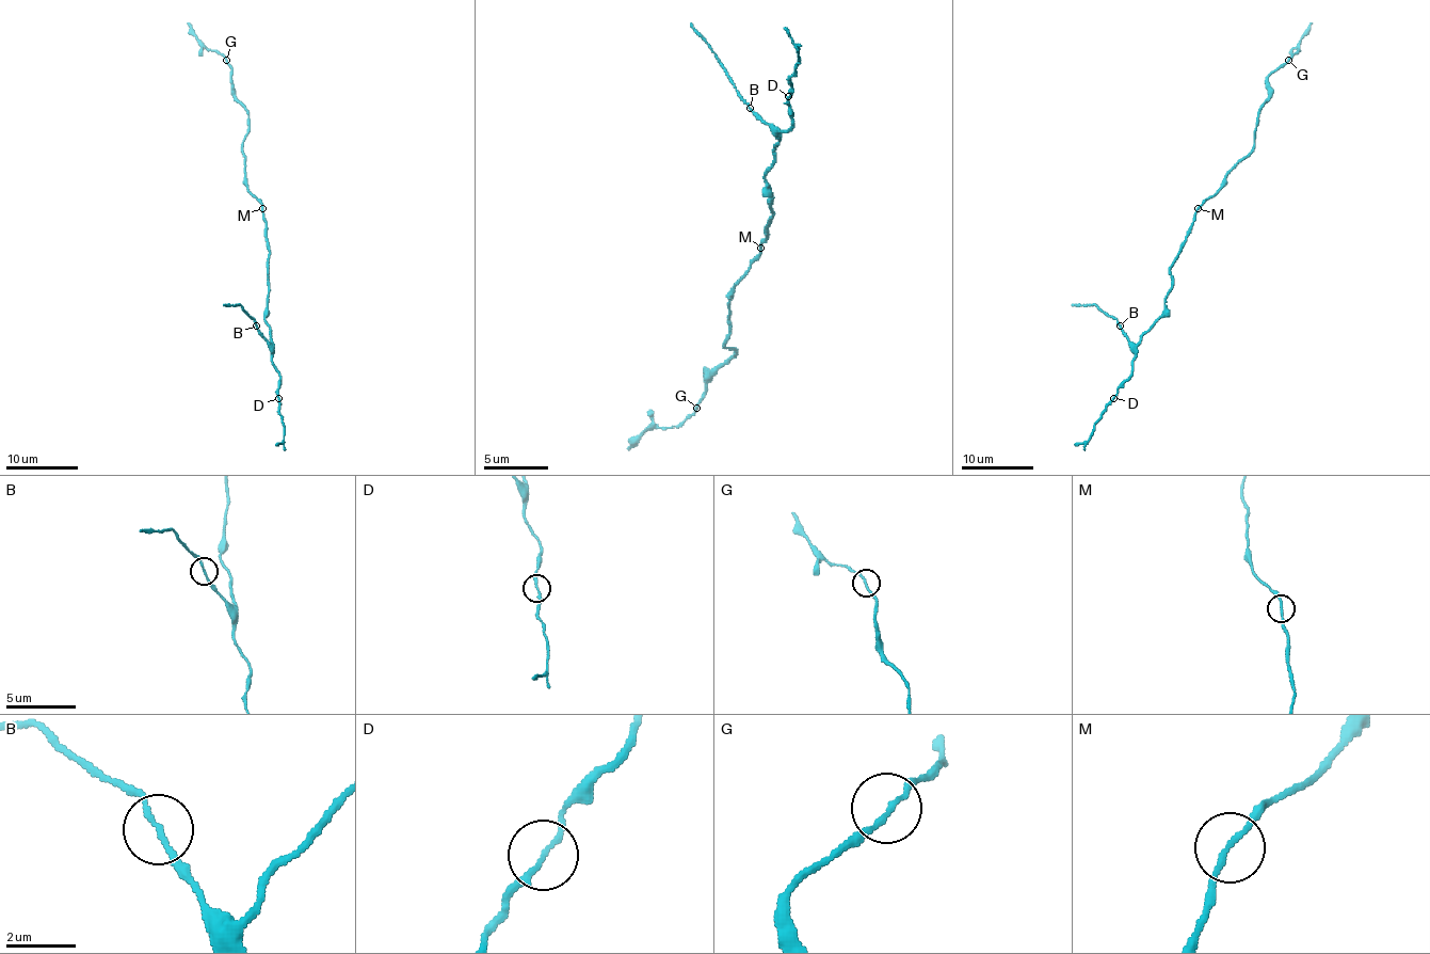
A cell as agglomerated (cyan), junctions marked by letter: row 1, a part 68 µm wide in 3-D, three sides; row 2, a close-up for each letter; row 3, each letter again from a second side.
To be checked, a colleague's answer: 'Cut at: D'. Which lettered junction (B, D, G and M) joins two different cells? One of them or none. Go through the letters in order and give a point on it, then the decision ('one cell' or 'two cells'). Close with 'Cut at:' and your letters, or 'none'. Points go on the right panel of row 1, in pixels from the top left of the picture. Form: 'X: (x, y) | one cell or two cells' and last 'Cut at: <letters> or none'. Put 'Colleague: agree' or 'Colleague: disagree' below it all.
B: (1120, 326) | one cell
D: (1113, 398) | one cell
G: (1288, 60) | one cell
M: (1198, 208) | one cell
Cut at: none
Colleague: disagree

